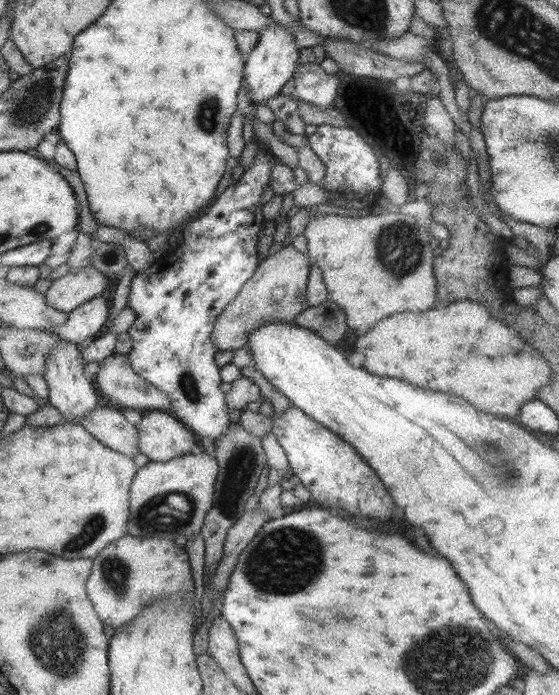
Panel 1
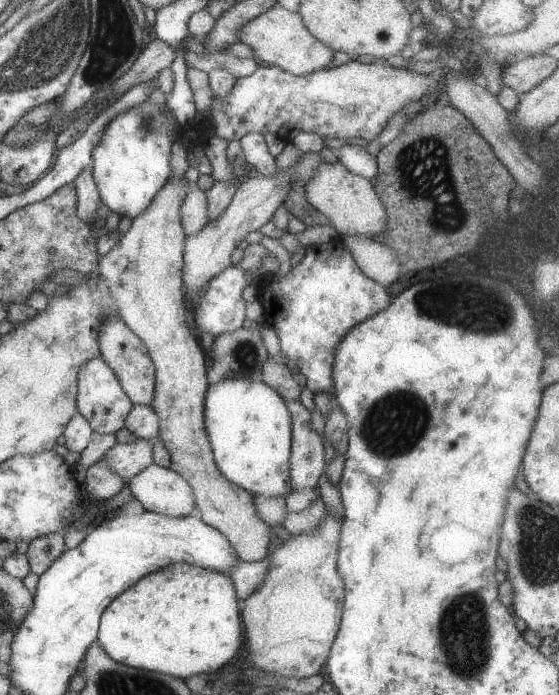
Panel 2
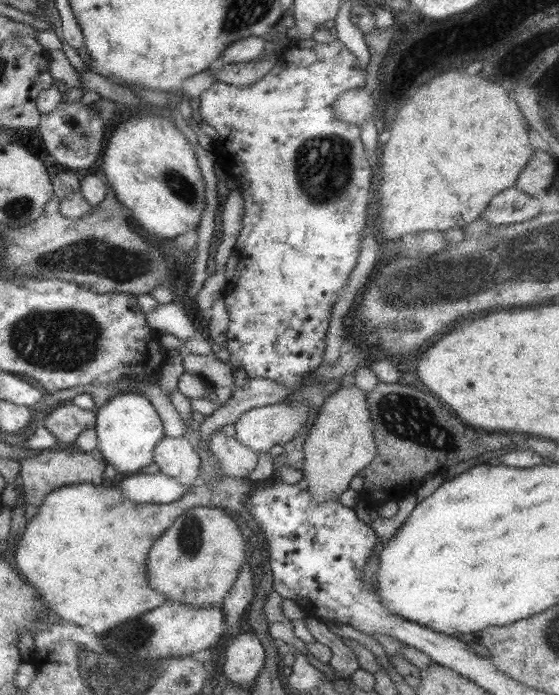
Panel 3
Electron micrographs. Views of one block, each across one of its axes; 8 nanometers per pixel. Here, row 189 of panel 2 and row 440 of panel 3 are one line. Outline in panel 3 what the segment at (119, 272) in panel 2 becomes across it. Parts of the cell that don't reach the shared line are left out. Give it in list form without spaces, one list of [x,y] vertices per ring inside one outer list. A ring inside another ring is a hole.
[[[164,436],[162,440],[158,440],[152,457],[160,468],[159,472],[178,480],[180,485],[192,489],[198,482],[200,455],[186,436]]]

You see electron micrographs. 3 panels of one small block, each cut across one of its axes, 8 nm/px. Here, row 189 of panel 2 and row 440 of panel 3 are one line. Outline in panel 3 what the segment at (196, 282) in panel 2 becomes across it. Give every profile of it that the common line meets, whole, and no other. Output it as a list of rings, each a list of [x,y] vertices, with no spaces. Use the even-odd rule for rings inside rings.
[[[291,402],[291,404],[274,404],[264,407],[252,408],[244,412],[239,420],[234,424],[236,439],[246,445],[251,451],[269,453],[272,446],[276,444],[284,445],[292,438],[302,434],[304,428],[308,426],[311,416],[311,406],[305,402]]]

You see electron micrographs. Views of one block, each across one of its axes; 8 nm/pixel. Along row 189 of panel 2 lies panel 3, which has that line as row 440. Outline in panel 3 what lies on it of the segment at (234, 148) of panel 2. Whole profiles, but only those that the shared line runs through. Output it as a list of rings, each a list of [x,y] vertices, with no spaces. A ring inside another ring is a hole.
[[[222,430],[210,434],[208,446],[222,464],[222,472],[225,476],[236,479],[248,478],[256,468],[259,454]]]

